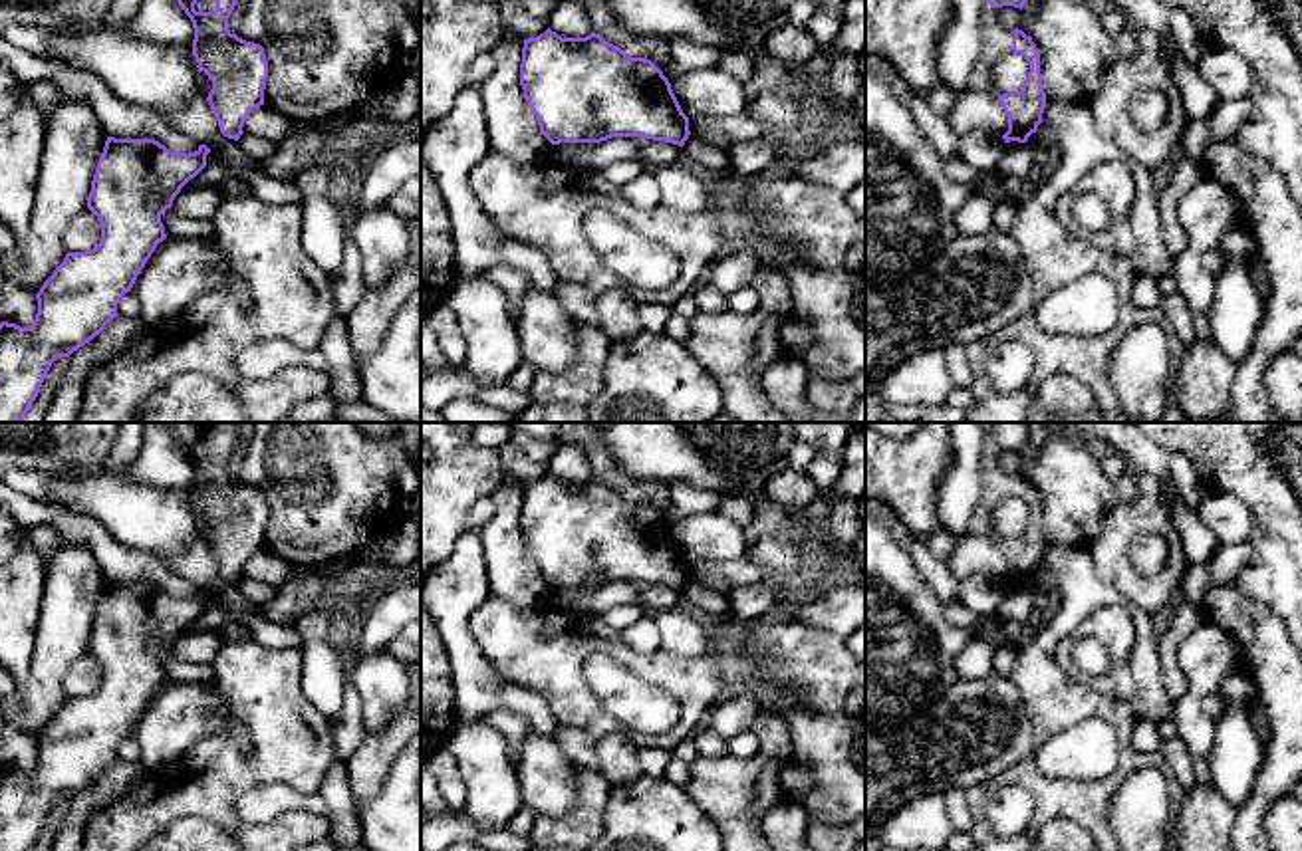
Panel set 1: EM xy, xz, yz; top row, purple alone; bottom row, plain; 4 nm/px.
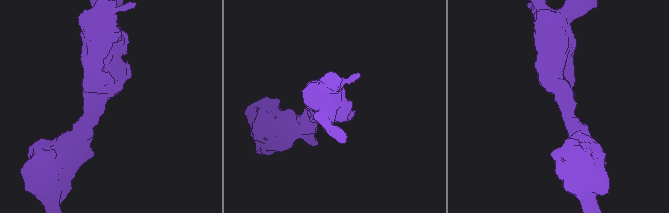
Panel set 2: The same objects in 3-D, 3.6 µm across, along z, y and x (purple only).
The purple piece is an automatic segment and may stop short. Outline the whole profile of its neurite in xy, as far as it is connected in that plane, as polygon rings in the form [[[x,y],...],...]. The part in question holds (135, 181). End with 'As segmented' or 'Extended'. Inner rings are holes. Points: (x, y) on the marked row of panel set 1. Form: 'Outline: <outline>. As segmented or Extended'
Outline: [[[107,137],[87,196],[101,222],[93,250],[67,252],[44,282],[30,327],[0,323],[0,423],[20,423],[58,357],[99,335],[167,238],[161,214],[206,167],[210,149],[173,153],[155,139]]]. As segmented

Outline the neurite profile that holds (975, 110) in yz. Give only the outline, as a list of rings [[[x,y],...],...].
[[[965,91],[959,95],[947,123],[957,137],[973,129],[986,129],[998,135],[1008,131],[1008,117],[998,101],[998,95],[990,91]]]

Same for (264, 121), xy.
[[[268,103],[254,109],[242,127],[244,133],[270,139],[274,143],[282,143],[286,137],[290,137],[292,129],[294,123]]]

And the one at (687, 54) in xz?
[[[675,38],[669,42],[671,58],[685,71],[715,67],[722,54],[716,46],[697,44],[687,38]]]

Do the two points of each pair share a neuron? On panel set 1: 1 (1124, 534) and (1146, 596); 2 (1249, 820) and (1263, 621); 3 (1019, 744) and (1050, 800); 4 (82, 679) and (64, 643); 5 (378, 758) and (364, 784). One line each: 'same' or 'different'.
1: same
2: same
3: different
4: different
5: same

